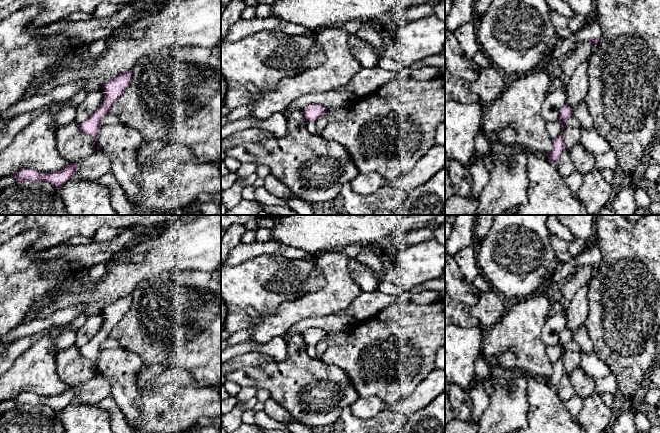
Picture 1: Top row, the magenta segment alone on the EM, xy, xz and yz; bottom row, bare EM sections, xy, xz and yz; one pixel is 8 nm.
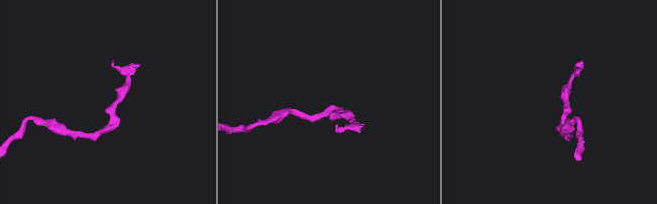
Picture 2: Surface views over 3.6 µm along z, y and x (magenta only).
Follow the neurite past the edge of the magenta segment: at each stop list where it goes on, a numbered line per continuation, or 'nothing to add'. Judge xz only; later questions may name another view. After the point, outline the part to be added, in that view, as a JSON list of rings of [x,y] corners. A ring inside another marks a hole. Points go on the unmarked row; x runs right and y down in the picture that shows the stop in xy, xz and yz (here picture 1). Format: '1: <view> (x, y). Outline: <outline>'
nothing to add

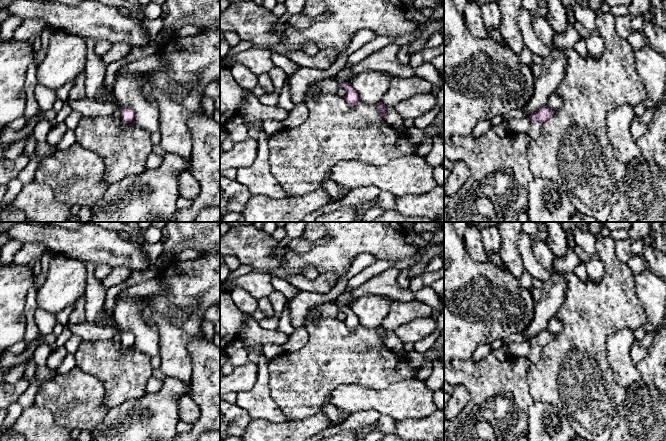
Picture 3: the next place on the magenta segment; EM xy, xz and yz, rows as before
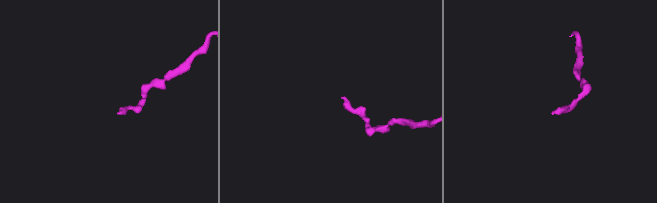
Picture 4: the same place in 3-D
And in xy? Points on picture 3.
nothing to add

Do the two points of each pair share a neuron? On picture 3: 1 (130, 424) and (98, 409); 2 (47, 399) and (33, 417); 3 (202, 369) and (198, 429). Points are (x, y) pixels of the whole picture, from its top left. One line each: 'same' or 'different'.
1: different
2: different
3: same

